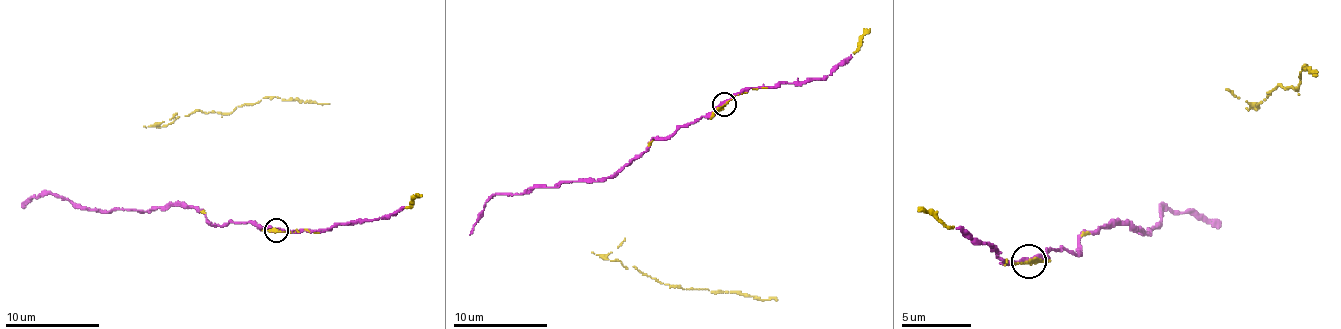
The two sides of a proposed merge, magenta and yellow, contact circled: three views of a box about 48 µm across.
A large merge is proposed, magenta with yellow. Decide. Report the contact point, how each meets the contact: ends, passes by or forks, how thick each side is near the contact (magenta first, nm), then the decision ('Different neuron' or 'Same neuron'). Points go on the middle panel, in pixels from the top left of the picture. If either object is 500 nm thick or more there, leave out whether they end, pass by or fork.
Place: (724, 104). At the ring magenta passes by. At the ring yellow ends. Thickness 360 nm (magenta) against 280 nm. Same neuron

